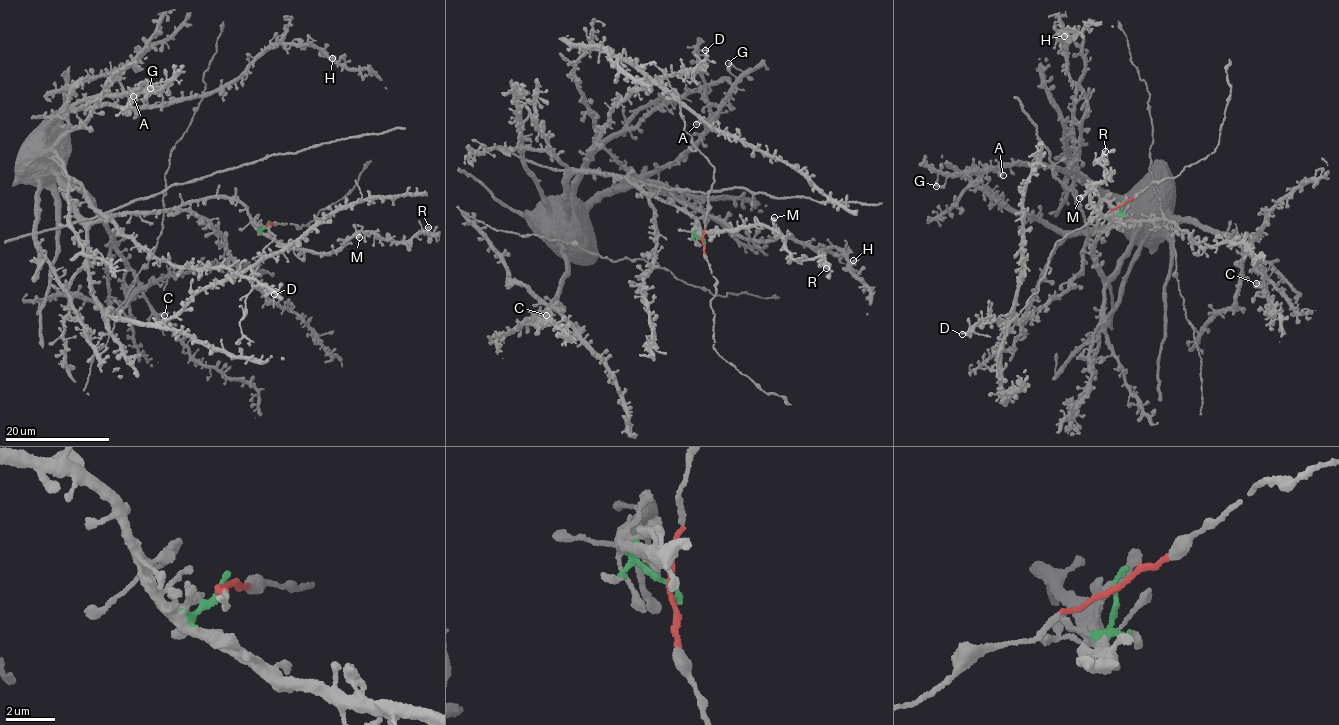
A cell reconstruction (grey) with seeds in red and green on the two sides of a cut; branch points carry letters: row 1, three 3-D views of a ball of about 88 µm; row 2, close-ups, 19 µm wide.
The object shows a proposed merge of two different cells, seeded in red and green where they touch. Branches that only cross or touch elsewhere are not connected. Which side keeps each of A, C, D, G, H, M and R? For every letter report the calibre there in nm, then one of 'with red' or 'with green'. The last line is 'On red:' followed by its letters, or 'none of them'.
A: 360 nm | with green
C: 550 nm | with green
D: 200 nm | with green
G: 360 nm | with green
H: 600 nm | with green
M: 500 nm | with green
R: 400 nm | with green
On red: none of them

